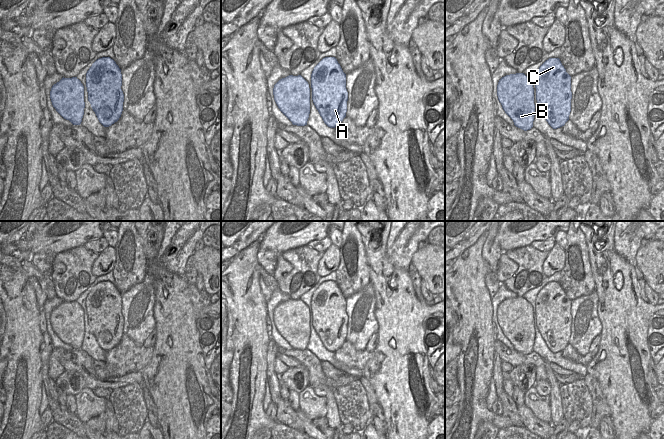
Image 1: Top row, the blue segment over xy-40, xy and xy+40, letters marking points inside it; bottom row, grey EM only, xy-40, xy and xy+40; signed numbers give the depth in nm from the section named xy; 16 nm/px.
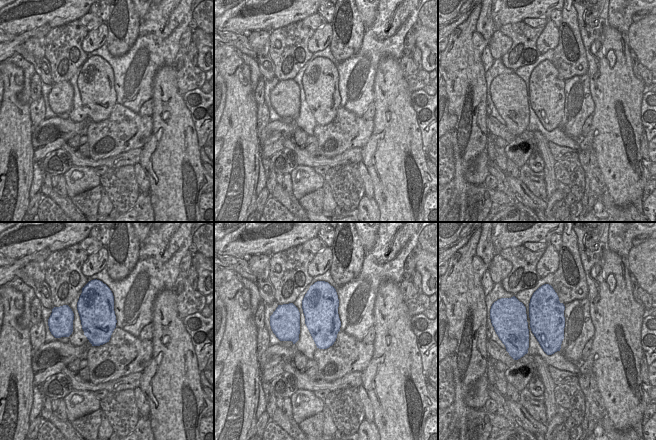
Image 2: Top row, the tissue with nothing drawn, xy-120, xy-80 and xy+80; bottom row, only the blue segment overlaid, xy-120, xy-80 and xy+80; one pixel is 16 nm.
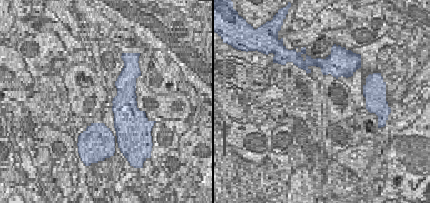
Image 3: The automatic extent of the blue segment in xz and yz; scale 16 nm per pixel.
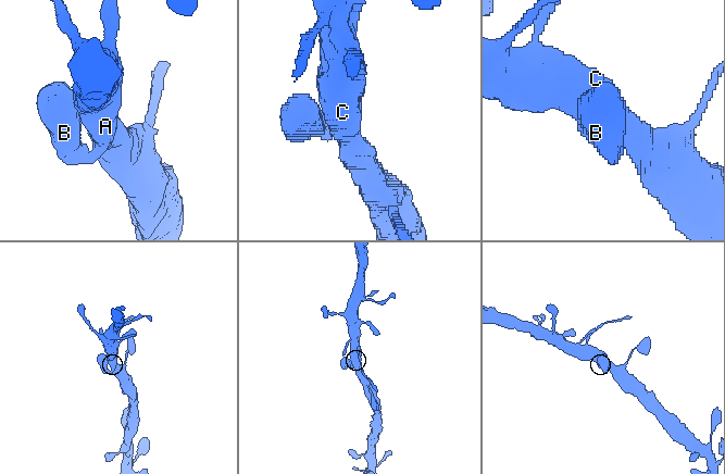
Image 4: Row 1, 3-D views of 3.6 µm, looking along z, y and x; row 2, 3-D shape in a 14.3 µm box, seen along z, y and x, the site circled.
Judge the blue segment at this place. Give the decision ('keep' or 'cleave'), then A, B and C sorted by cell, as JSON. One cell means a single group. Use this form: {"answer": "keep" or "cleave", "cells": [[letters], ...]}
{"answer": "keep", "cells": [["A", "B", "C"]]}

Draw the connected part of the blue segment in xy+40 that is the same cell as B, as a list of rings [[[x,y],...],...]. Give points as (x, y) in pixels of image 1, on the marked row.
[[[549,58],[539,67],[534,84],[524,73],[502,77],[497,85],[497,96],[516,127],[524,131],[533,127],[536,99],[548,124],[557,129],[569,120],[571,76],[559,58]]]

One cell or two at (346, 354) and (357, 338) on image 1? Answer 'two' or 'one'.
two

